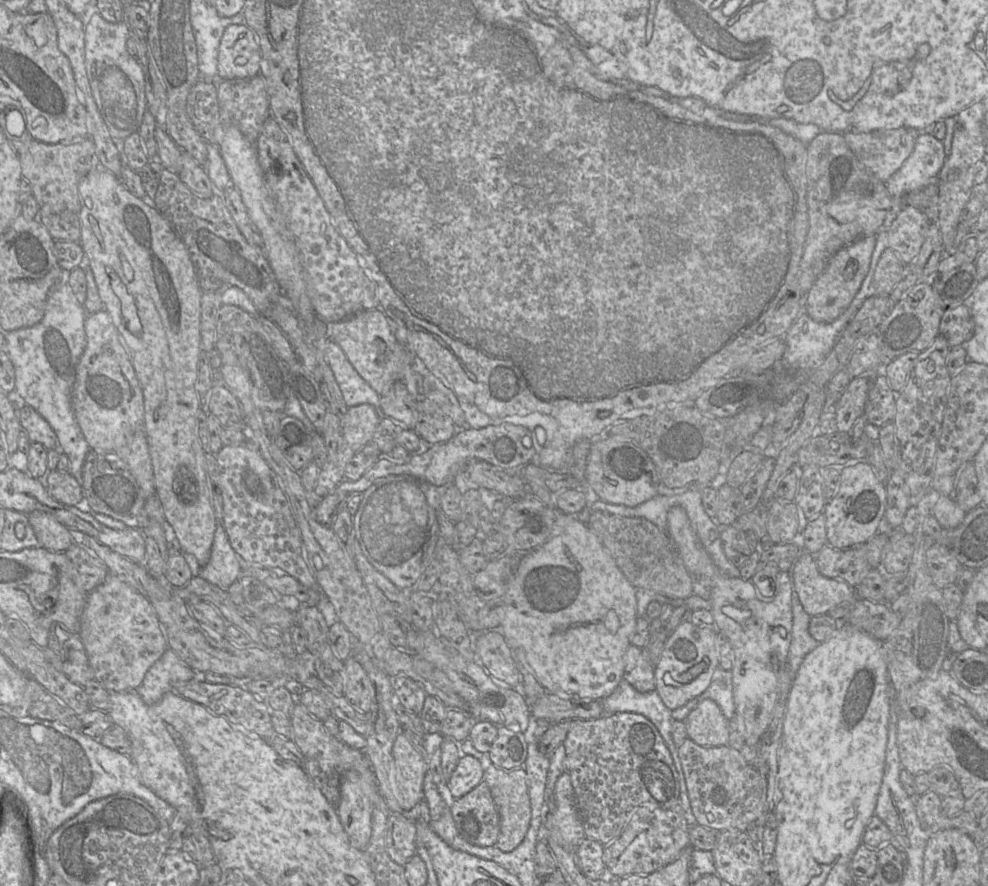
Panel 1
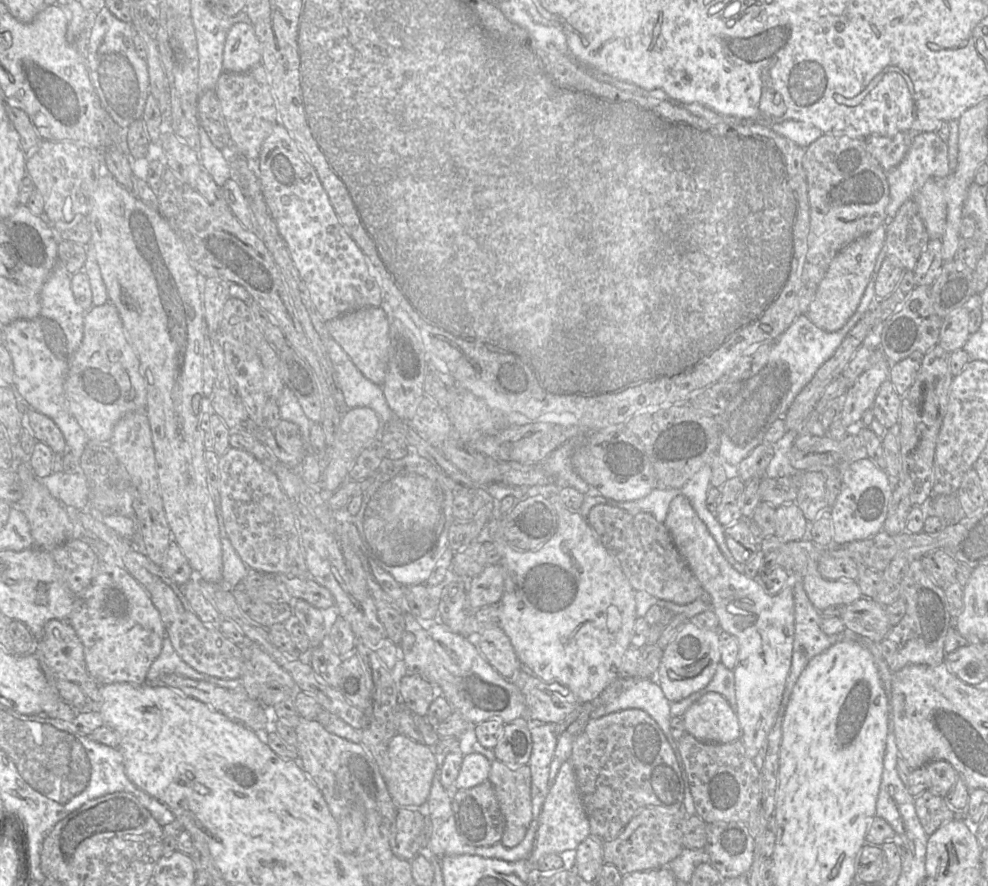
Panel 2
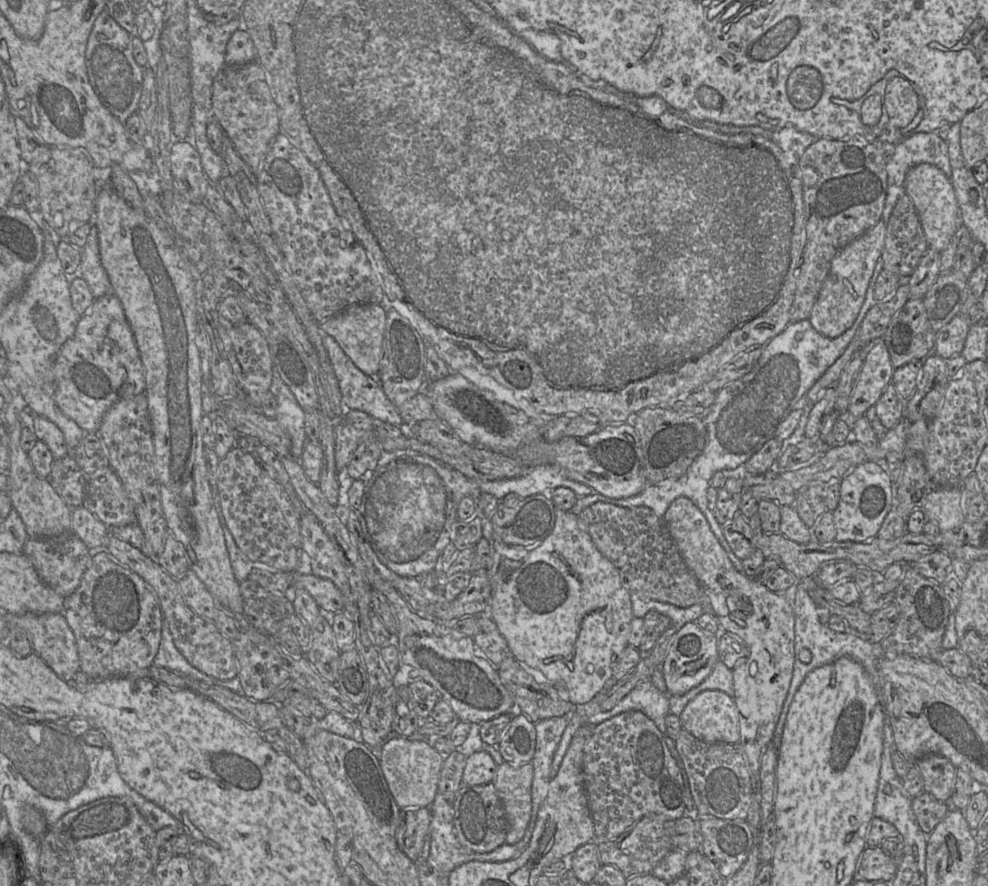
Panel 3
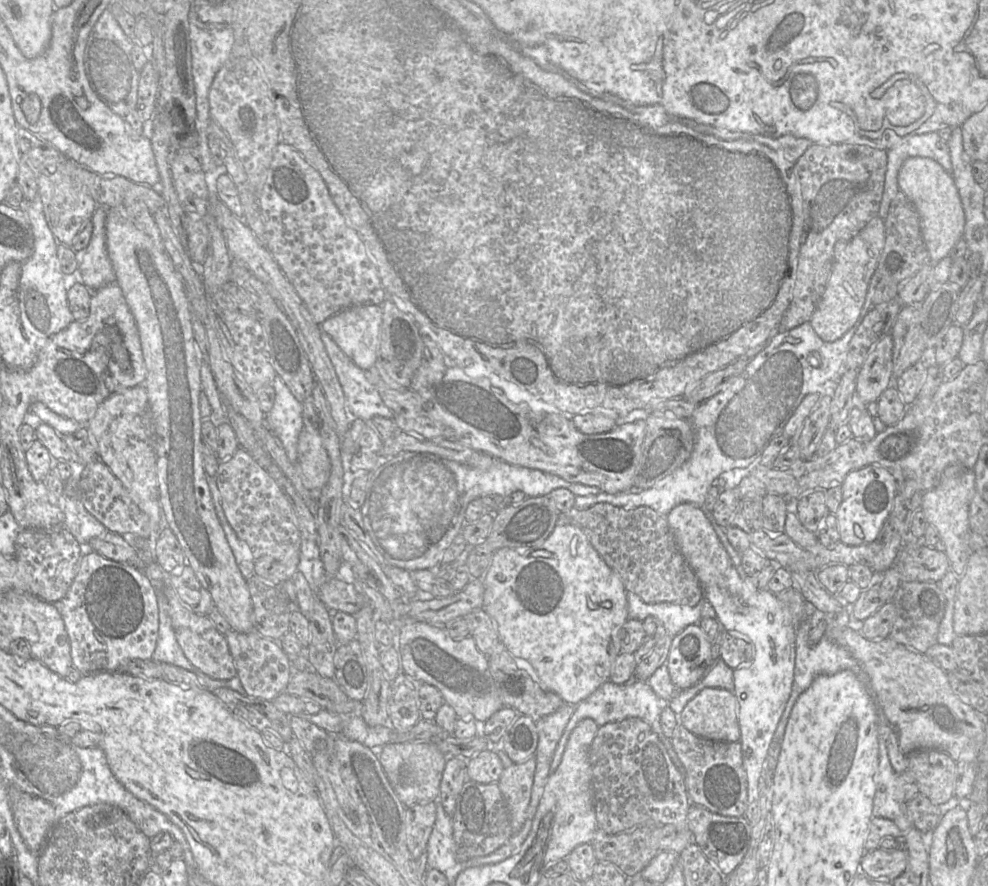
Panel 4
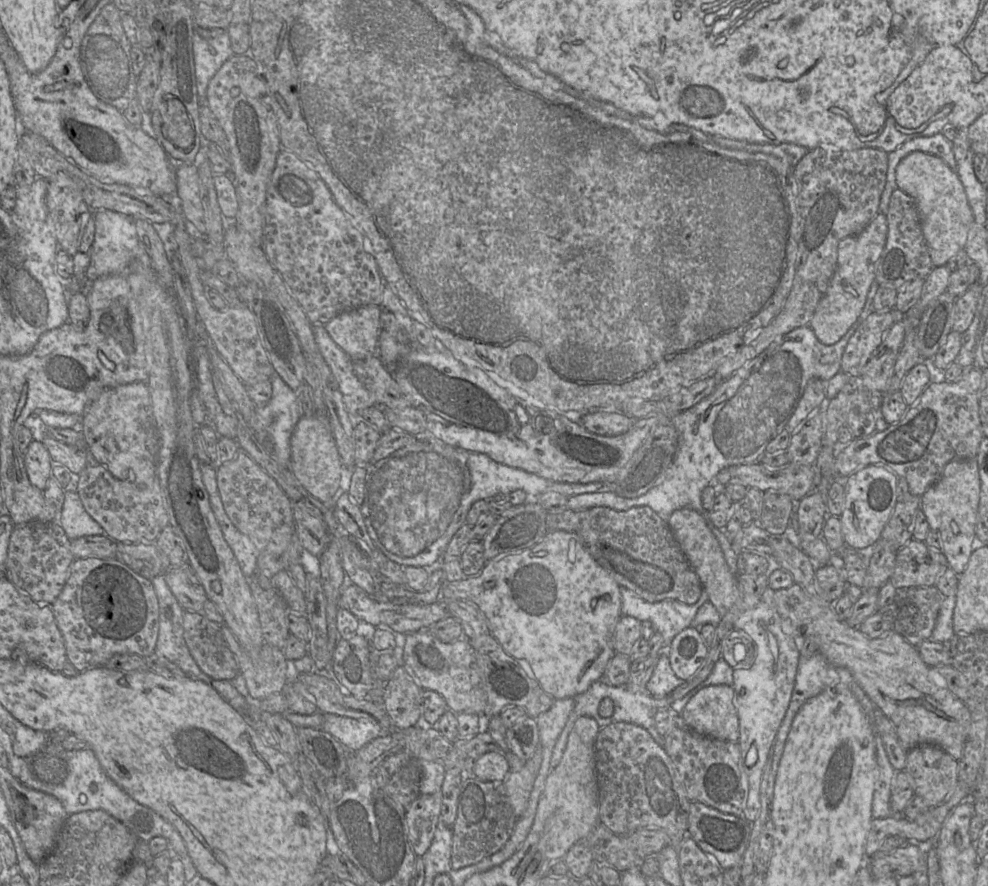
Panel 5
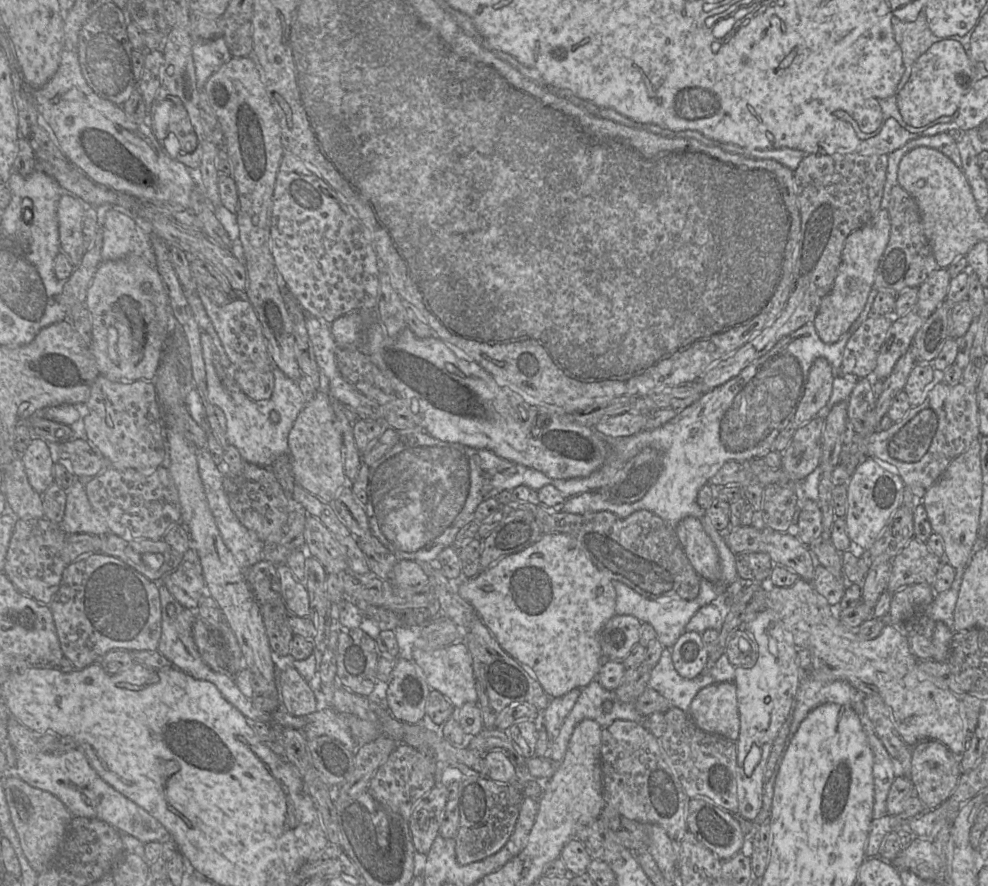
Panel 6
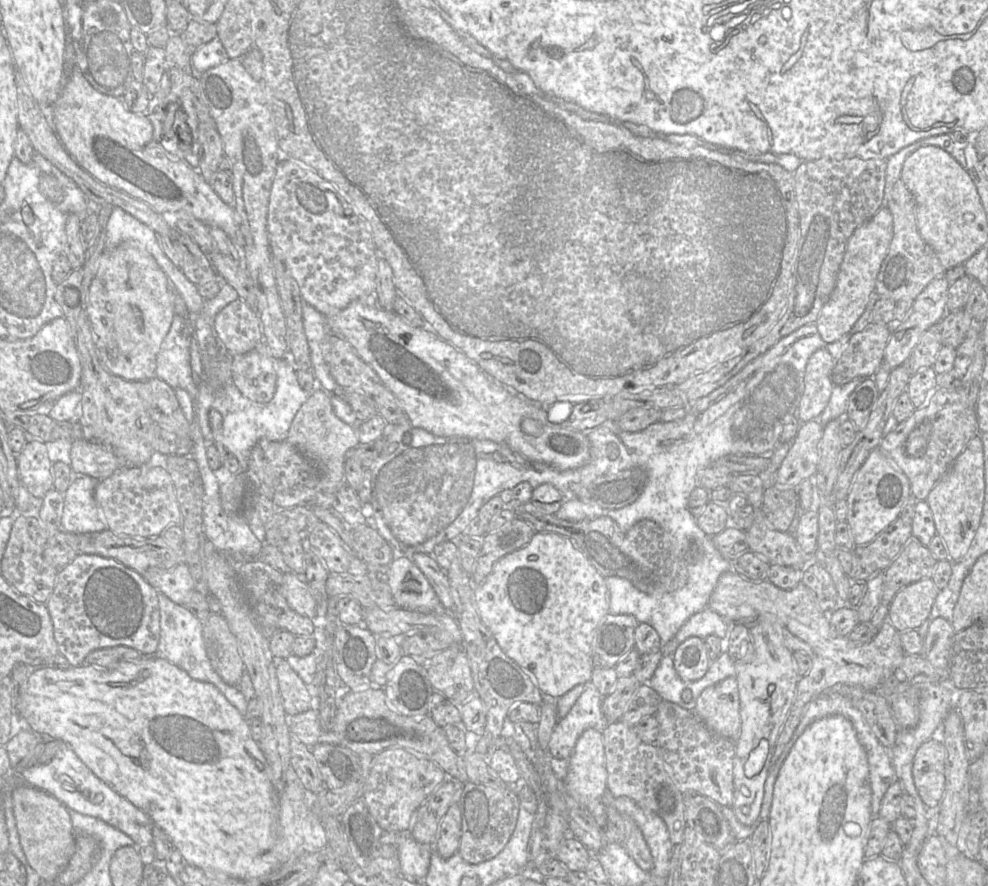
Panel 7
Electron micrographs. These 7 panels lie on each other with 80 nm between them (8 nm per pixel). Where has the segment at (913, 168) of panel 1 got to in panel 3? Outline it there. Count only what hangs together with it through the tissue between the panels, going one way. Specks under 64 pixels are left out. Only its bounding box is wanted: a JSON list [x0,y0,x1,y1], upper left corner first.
[881,132,951,222]

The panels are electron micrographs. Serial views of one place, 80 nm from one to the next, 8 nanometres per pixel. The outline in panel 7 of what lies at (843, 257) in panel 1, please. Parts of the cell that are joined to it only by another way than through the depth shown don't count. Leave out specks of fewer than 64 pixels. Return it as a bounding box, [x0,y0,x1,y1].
[815,207,892,343]

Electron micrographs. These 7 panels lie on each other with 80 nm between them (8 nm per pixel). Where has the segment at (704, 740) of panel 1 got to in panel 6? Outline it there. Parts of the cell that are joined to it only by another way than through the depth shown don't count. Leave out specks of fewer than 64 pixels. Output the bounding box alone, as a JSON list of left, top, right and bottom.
[688,682,740,741]

